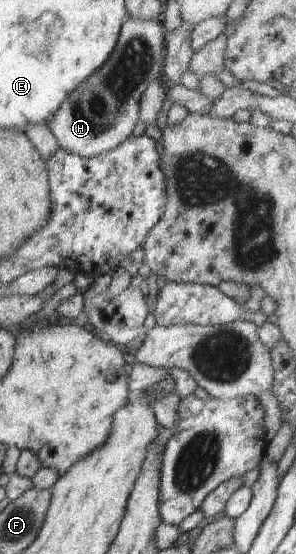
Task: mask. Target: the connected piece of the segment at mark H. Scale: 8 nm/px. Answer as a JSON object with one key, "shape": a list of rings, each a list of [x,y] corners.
{"shape":[[[127,16],[122,23],[116,48],[98,72],[84,80],[54,112],[47,126],[58,141],[60,149],[90,158],[108,152],[132,135],[138,124],[140,101],[144,91],[162,76],[166,62],[164,35],[166,29],[159,20],[136,20]]]}

